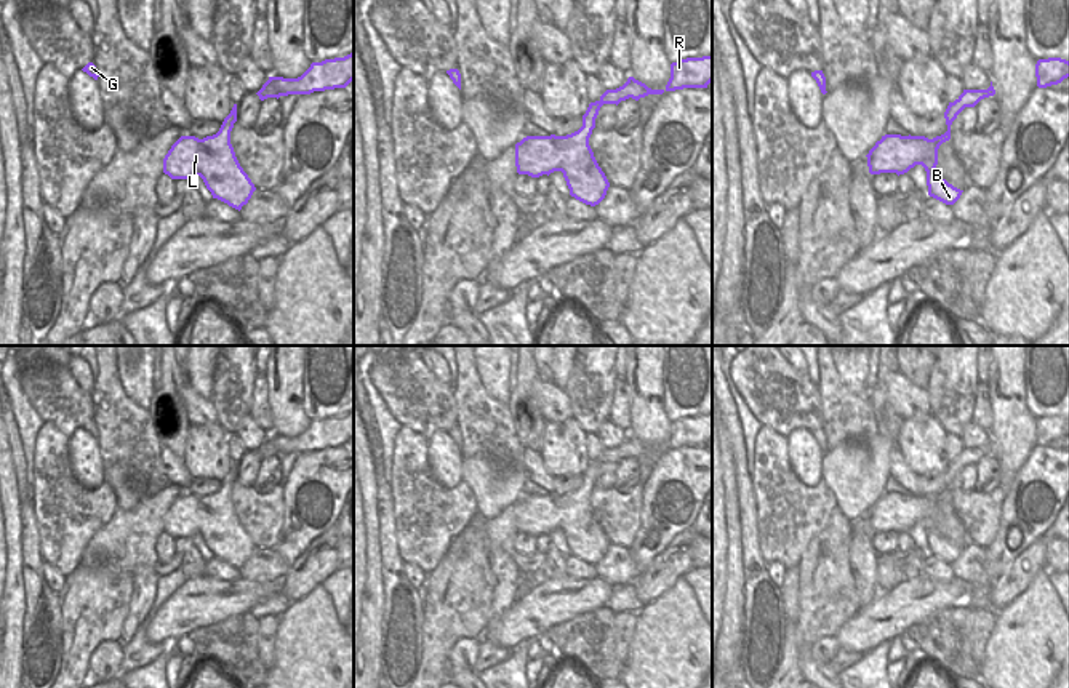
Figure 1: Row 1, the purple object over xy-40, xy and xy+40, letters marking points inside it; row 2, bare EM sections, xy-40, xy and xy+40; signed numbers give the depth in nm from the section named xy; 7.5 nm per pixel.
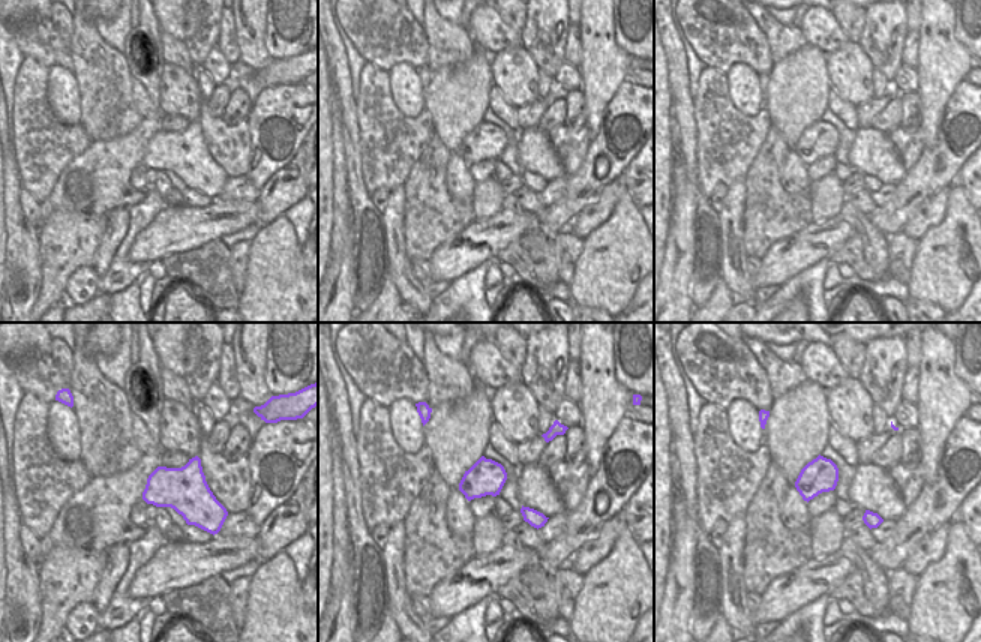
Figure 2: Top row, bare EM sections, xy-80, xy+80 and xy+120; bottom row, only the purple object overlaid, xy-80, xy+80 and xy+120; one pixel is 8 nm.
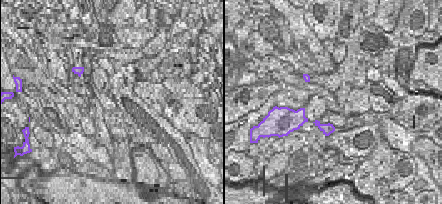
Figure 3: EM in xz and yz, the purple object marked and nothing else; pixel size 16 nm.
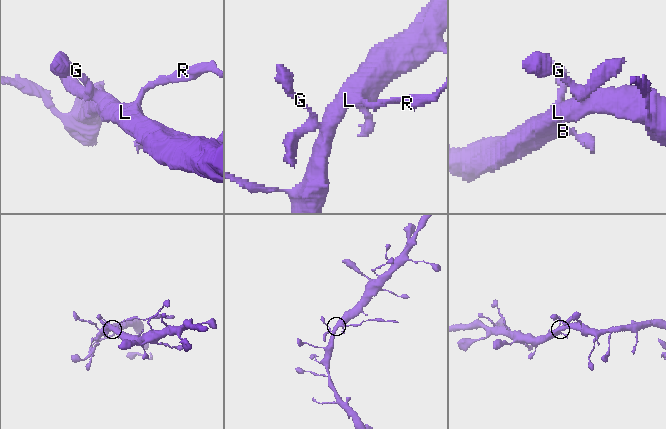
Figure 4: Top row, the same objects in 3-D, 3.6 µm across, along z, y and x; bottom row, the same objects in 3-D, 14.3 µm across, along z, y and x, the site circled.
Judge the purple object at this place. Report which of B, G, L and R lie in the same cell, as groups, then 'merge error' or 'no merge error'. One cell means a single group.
groups B G L / R; merge error

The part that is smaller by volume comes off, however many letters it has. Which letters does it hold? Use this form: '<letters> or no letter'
R

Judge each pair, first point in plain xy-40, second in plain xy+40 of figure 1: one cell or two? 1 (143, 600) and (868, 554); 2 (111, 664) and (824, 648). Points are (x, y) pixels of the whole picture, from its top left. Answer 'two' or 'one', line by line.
1: one
2: one

